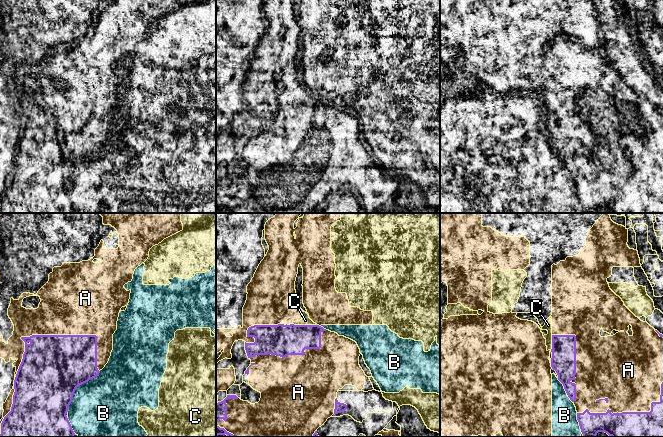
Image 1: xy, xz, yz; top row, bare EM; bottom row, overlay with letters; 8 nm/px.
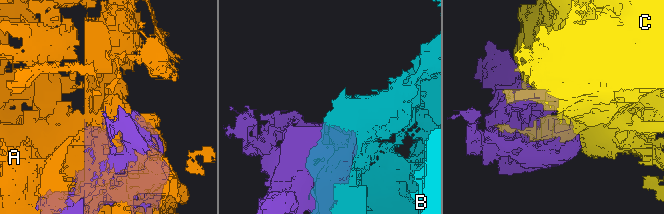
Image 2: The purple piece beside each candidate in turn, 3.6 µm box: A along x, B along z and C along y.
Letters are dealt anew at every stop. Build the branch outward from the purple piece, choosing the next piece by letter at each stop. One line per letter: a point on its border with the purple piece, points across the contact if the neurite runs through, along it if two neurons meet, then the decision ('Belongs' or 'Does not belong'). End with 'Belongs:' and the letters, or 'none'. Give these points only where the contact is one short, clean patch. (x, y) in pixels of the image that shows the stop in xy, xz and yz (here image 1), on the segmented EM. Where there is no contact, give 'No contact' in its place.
A: Touches purple at xy (39, 335). Belongs
B: Touches purple at xy (77, 386). Does not belong
C: Touches purple at xz (304, 325). Does not belong
Belongs: A

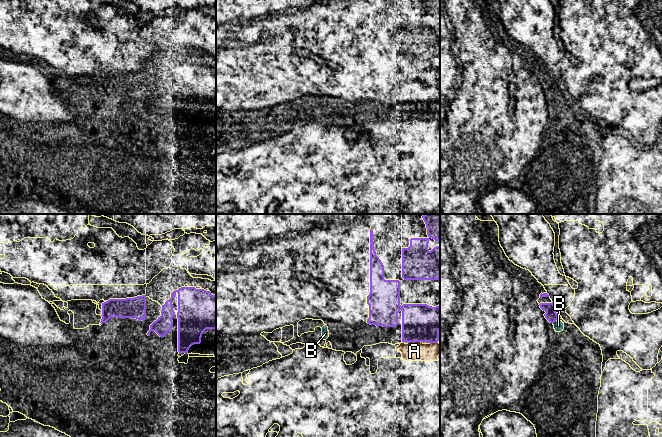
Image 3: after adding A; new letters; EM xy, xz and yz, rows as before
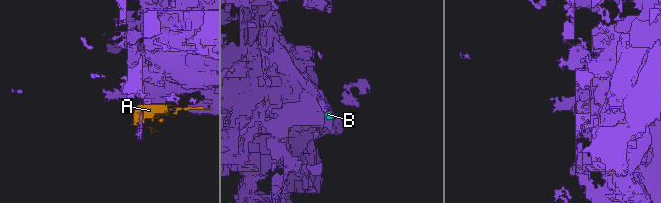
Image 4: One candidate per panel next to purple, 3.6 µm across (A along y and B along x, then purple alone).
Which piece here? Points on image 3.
A: Touches purple at xz (414, 341). Does not belong
B: Touches purple at yz (554, 321). Belongs
Belongs: B

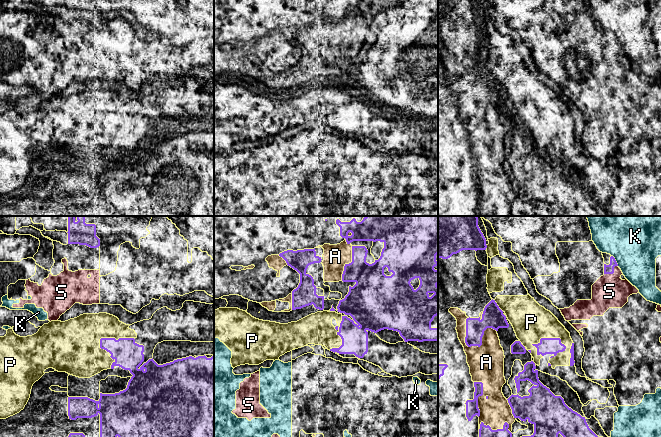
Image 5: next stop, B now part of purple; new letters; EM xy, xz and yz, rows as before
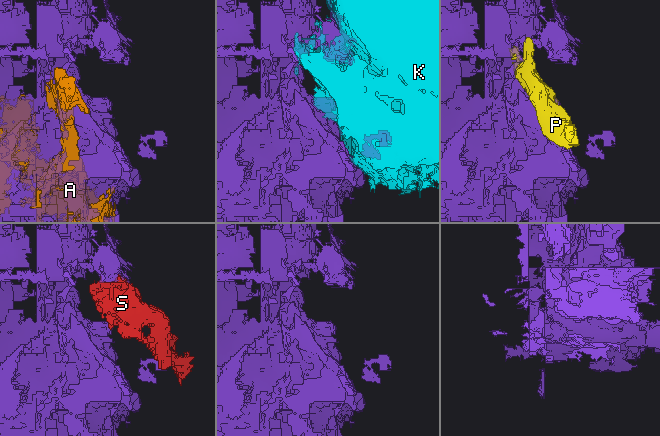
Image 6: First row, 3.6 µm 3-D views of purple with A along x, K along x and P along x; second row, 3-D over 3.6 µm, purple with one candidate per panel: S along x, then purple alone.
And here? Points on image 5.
A: Touches purple at yz (481, 340). Belongs
K: Touches purple at yz (615, 260). Does not belong
P: Touches purple at yz (550, 338). Does not belong
S: Touches purple at yz (612, 273). Does not belong
Belongs: A

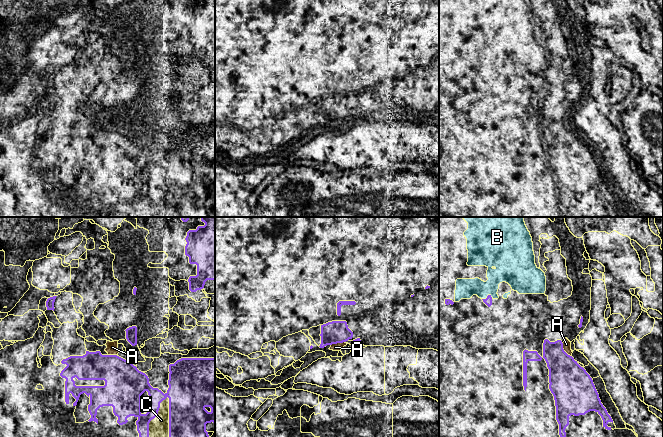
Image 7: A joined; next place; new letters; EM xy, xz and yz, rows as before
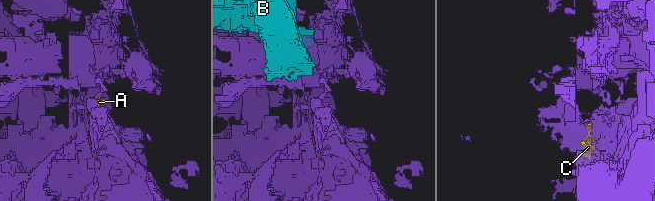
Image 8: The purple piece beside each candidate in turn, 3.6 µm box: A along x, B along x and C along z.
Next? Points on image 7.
A: Touches purple at yz (563, 350). Belongs
B: Touches purple at yz (487, 296). Does not belong
C: Touches purple at xy (155, 416). Belongs
Belongs: A, C

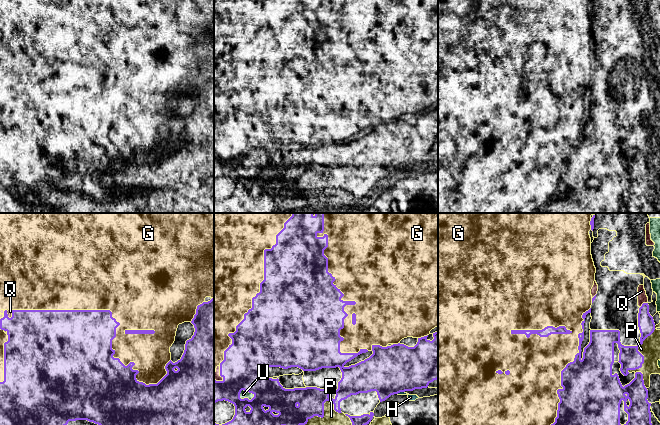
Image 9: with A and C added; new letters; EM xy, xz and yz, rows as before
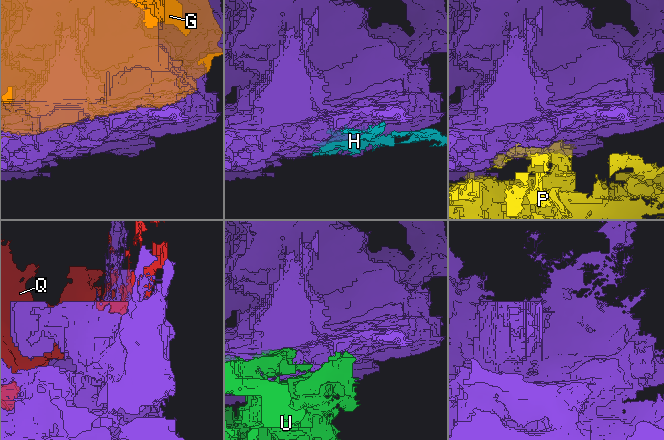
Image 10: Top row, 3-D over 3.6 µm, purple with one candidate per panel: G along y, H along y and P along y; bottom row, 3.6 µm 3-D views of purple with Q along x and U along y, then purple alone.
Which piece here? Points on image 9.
G: Touches purple at xy (115, 320). Does not belong
H: Touches purple at xz (400, 391). Does not belong
P: Touches purple at yz (643, 360). Does not belong
Q: Touches purple at yz (643, 303). Does not belong
U: Touches purple at xz (247, 391). Does not belong
Belongs: none

